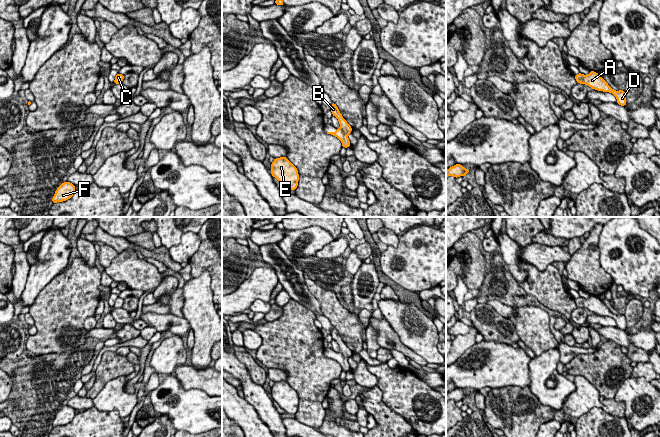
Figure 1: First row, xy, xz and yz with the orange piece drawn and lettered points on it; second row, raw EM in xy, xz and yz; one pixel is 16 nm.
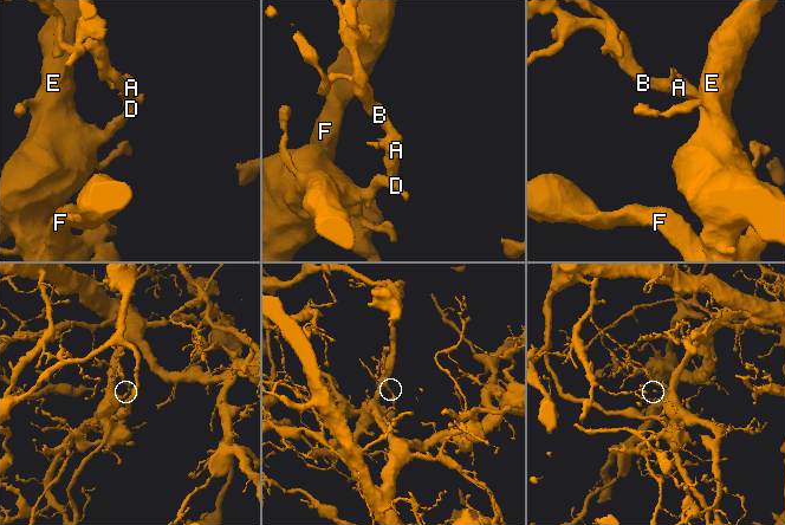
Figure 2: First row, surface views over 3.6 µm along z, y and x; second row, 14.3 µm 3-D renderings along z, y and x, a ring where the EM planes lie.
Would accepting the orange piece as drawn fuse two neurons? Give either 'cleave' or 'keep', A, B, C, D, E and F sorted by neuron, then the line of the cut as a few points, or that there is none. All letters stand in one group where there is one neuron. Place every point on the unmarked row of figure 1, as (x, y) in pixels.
keep; groups A B C D E F; cut none

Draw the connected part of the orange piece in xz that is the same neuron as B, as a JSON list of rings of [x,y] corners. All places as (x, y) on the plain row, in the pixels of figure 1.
[[[333,326],[331,328],[331,336],[332,336],[332,339],[338,343],[340,352],[336,353],[335,356],[327,356],[327,358],[337,361],[341,365],[342,371],[345,371],[345,372],[350,371],[350,365],[349,365],[348,359],[352,356],[352,351],[343,342],[338,331]]]

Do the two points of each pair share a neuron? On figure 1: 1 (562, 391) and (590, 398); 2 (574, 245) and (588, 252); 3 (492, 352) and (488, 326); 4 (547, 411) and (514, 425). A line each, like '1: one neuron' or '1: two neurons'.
1: two neurons
2: two neurons
3: two neurons
4: one neuron

